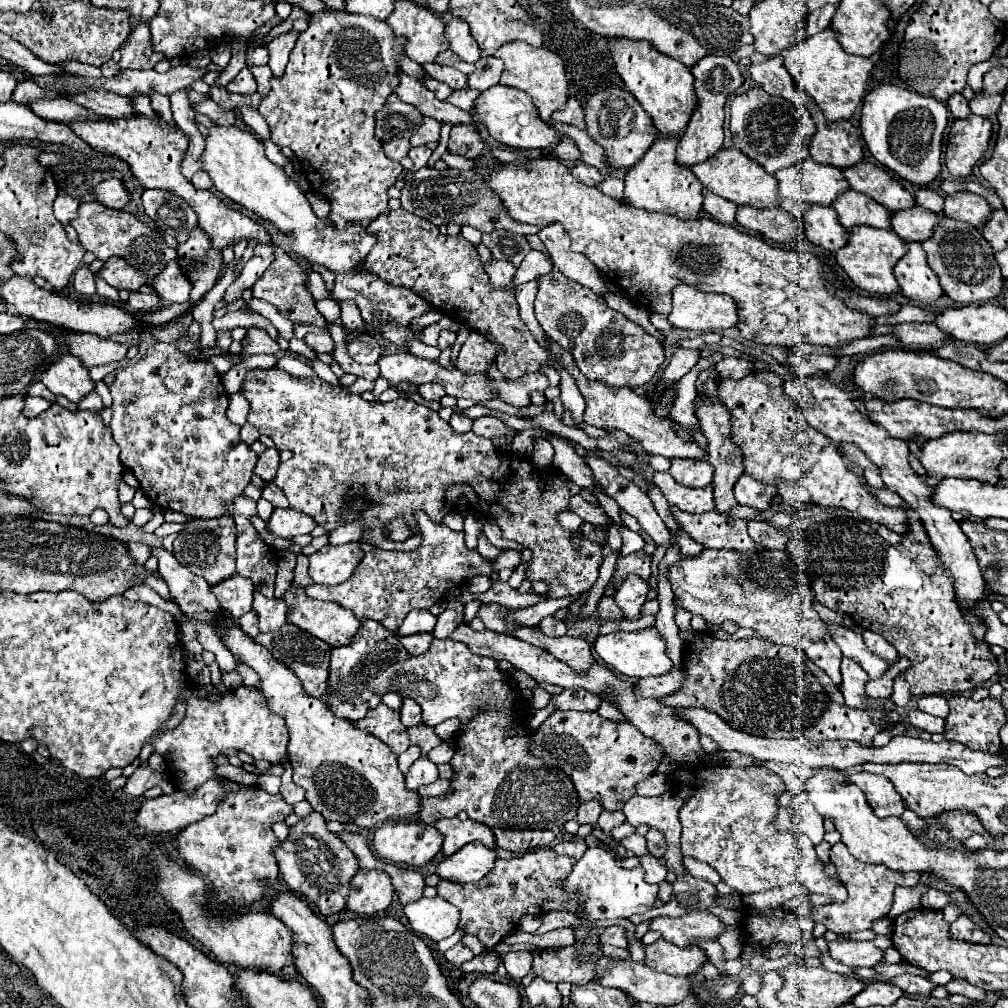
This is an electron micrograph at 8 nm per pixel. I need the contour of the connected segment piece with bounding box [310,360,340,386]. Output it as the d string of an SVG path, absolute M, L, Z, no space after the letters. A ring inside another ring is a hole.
M320 360L310 362L311 367L316 371L316 374L320 379L325 380L334 386L338 386L338 384L340 384L338 377L332 372L329 365Z

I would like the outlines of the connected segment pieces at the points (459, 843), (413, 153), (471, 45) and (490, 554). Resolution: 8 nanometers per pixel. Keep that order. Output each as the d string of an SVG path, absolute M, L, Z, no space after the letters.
M458 817L440 819L434 823L434 827L444 835L444 845L442 845L444 855L454 855L458 849L474 841L480 841L484 847L496 847L494 833L486 825L476 823L472 819L466 821L460 821Z
M412 147L408 157L414 161L414 169L420 169L420 167L426 167L428 165L428 159L430 159L432 151L428 147Z
M448 17L446 21L446 39L450 49L464 61L468 63L476 63L480 59L480 49L478 43L474 41L474 37L470 35L470 27L464 25L458 17Z
M480 531L480 535L478 535L478 551L480 551L480 555L486 557L486 559L494 559L496 555L500 555L500 549L496 549L496 547L486 539L484 531Z

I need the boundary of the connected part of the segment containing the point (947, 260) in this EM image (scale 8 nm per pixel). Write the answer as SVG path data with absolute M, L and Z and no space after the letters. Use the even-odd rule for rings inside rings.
M944 213L938 215L936 231L930 239L922 241L922 247L928 255L930 269L938 275L942 291L952 297L956 303L982 303L994 299L1002 293L1004 279L1000 267L994 259L992 245L984 239L980 229L972 227L970 223L956 221Z

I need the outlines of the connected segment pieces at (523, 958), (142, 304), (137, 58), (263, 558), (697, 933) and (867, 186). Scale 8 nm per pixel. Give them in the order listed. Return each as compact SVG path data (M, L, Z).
M528 951L506 953L504 963L506 963L506 973L508 973L508 977L520 981L520 979L522 979L524 975L528 975L530 969L532 969L532 953L528 953Z
M130 293L128 305L134 313L150 313L160 307L160 299L156 293Z
M140 25L126 43L122 43L122 59L118 61L120 69L122 65L128 65L130 69L152 69L158 61L164 59L164 55L152 51L150 43L150 29L146 25Z
M240 495L234 501L234 523L238 531L236 539L236 573L252 579L258 593L264 597L274 597L274 577L276 559L272 549L262 541L252 523L248 521L256 515L256 501Z
M692 911L682 917L656 917L650 921L650 929L662 933L662 937L678 947L694 945L692 939L712 939L716 941L726 925L708 911Z
M860 161L842 171L854 191L870 195L874 201L884 205L888 211L900 211L914 207L914 197L902 183L882 165Z

